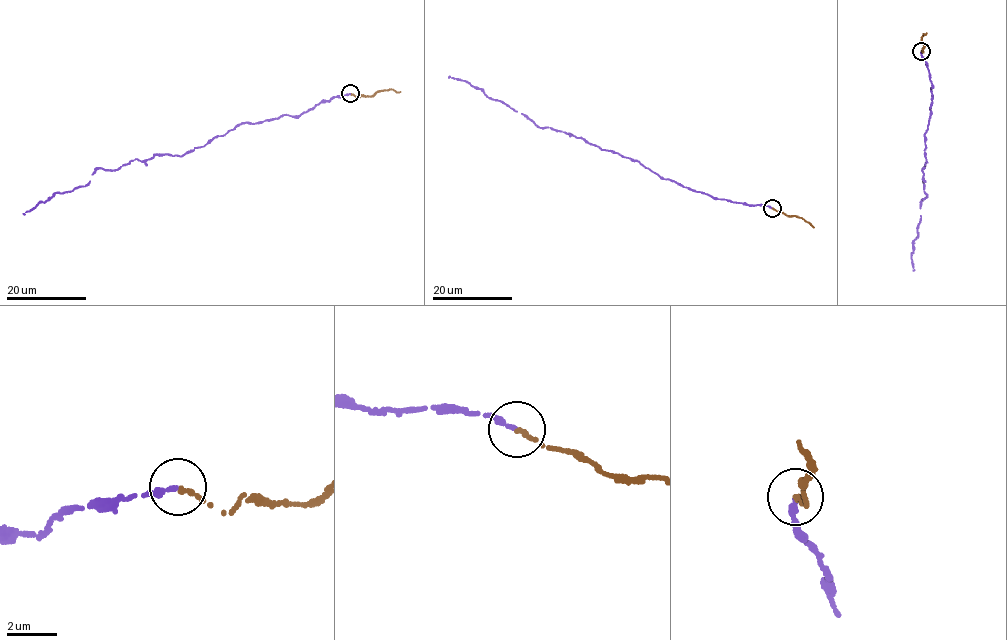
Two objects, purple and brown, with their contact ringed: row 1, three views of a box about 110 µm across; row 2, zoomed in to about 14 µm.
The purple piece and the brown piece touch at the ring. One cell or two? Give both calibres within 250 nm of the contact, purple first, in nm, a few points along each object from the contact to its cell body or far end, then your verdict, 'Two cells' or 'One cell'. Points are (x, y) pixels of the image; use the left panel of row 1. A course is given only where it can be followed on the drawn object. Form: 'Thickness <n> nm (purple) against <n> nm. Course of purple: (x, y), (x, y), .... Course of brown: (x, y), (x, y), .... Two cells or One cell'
Thickness 220 nm (purple) against 200 nm. Course of purple: (350, 93), (296, 116), (240, 124), (182, 155), (98, 168), (83, 186), (55, 192), (23, 214). Course of brown: (351, 93), (358, 98), (392, 89), (400, 92). One cell

